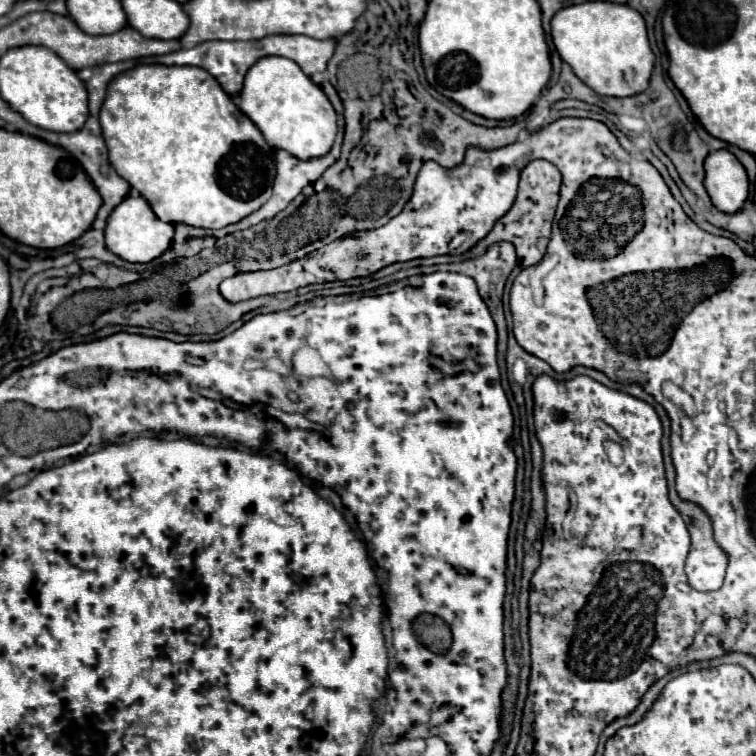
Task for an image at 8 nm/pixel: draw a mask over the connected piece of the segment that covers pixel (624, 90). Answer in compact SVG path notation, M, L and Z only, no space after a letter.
M608 1L570 5L552 17L550 35L562 61L598 95L630 97L648 87L654 69L654 53L648 43L644 19L636 9Z

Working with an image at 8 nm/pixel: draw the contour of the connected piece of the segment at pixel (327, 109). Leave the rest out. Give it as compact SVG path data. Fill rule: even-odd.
M262 57L248 69L240 97L242 113L262 131L270 147L284 149L302 161L322 157L330 151L338 131L336 111L320 85L312 83L294 61L286 57Z

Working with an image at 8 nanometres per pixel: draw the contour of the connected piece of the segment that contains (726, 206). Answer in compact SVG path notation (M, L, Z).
M726 149L712 151L704 159L704 187L716 209L734 213L748 197L748 177L740 161Z

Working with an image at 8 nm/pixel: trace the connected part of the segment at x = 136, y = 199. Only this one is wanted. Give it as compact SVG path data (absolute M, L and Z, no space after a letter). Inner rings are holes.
M128 195L108 217L106 229L104 229L104 239L106 247L118 255L124 261L130 263L148 263L156 257L160 257L168 247L174 237L174 225L160 221L150 205L146 203L144 197L140 195Z

